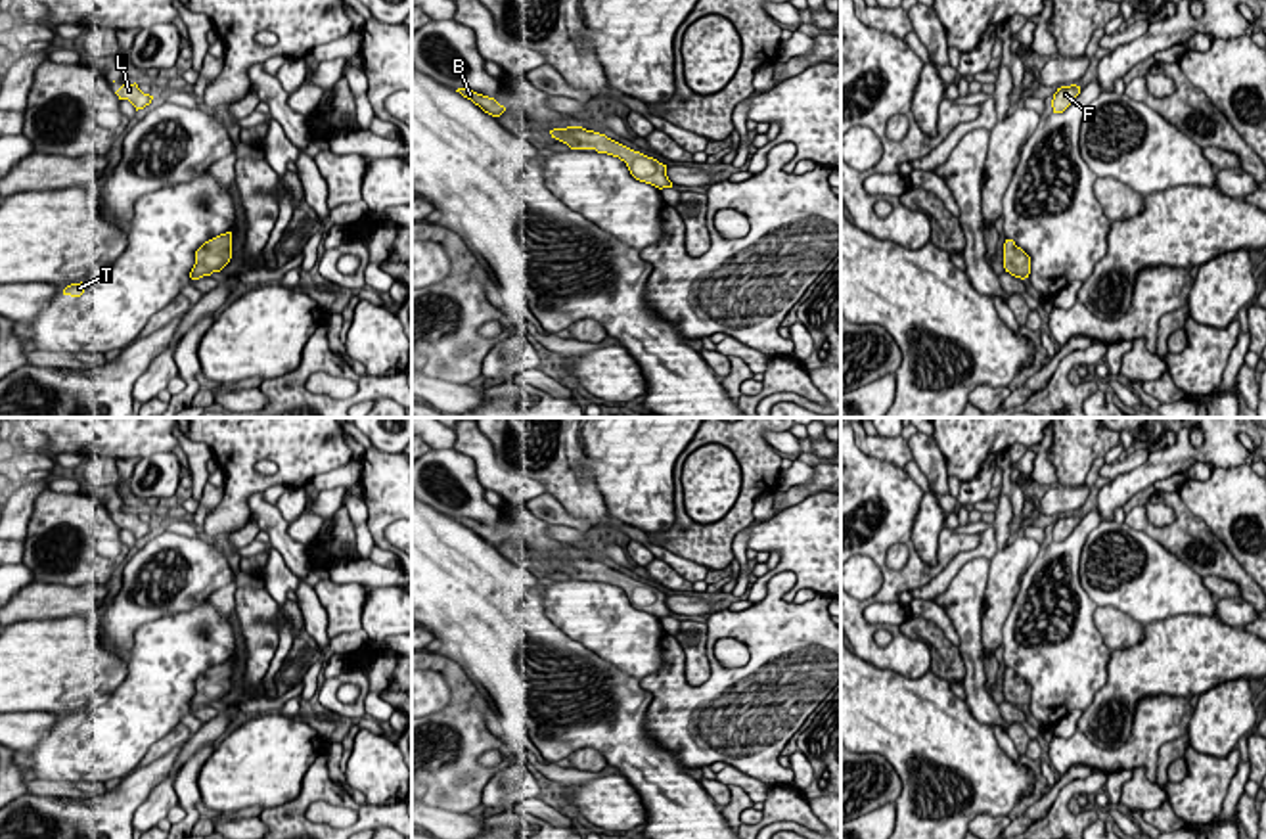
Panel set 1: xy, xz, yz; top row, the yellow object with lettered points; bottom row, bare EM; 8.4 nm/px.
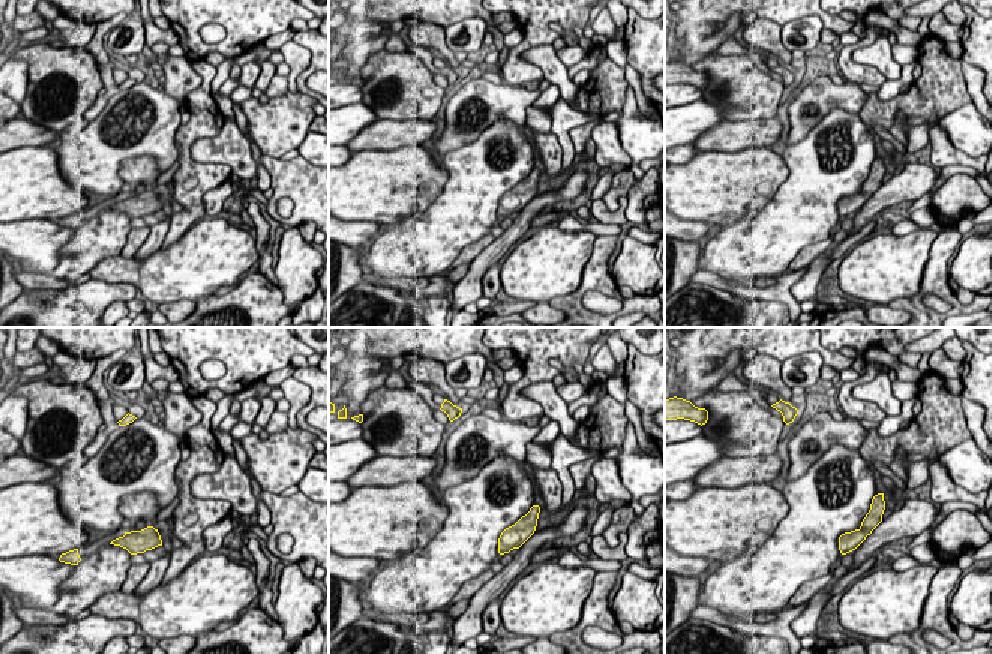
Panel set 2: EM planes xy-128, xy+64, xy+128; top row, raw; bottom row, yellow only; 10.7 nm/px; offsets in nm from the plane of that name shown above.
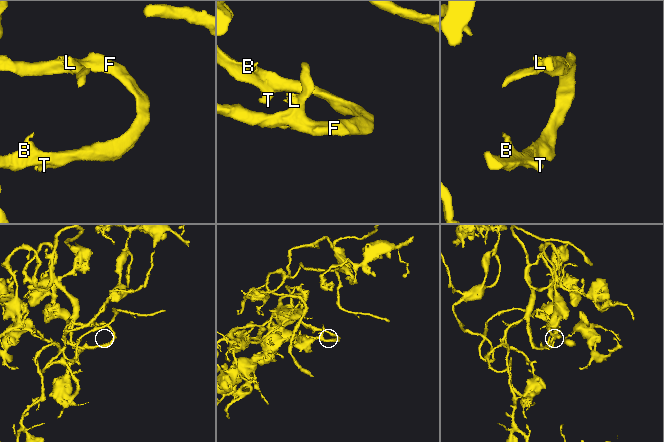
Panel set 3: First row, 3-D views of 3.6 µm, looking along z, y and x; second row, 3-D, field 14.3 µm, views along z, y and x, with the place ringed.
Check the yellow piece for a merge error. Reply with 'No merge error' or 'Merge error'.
No merge error

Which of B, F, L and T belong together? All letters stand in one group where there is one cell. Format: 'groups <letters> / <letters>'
groups B F L T

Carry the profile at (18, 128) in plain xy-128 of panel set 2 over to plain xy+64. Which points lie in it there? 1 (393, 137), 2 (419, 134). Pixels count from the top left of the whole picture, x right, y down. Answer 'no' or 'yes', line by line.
1: yes
2: yes

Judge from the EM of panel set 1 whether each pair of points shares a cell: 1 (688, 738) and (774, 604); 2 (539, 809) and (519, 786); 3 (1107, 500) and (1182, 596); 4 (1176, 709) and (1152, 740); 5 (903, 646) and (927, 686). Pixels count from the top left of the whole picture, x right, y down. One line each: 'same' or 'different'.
1: same
2: different
3: different
4: same
5: different

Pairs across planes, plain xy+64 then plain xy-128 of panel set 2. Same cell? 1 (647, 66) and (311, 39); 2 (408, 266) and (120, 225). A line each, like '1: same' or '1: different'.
1: same
2: same

